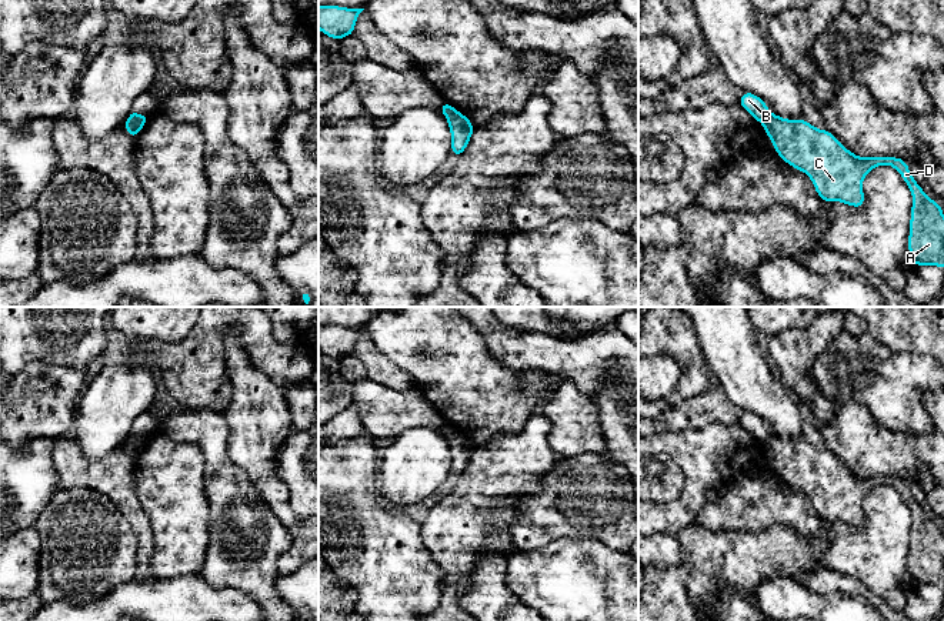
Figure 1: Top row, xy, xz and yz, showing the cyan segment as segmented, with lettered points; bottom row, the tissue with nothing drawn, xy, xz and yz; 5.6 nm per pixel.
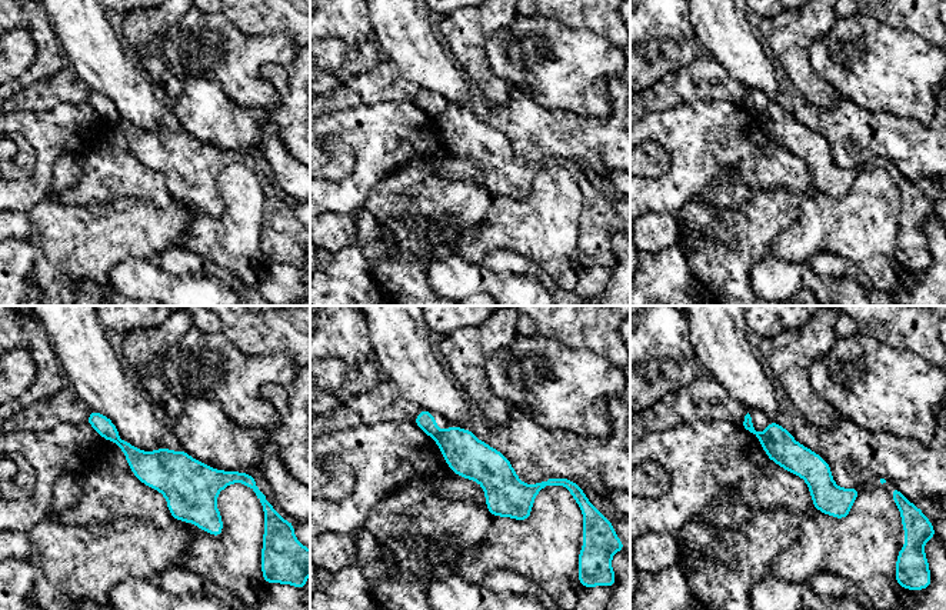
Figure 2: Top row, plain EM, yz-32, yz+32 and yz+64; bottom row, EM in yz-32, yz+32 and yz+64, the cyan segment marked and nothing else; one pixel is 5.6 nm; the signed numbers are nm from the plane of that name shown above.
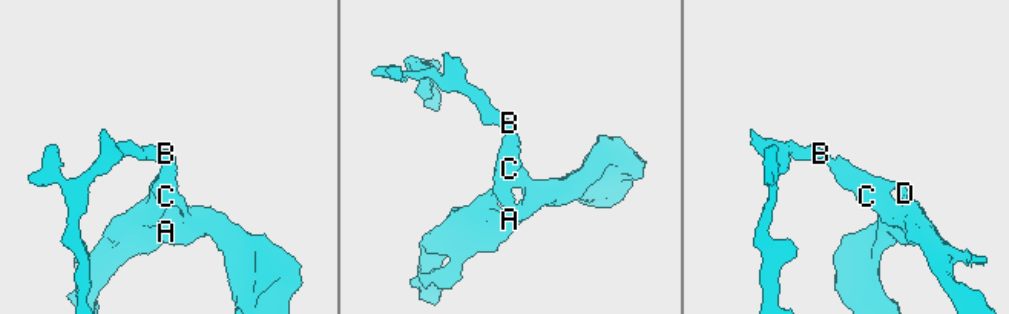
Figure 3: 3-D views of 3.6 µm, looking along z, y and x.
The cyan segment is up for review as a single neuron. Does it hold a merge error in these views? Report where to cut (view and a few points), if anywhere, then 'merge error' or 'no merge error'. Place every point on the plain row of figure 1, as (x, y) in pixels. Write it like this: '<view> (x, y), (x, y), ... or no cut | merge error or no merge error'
xz (459, 433), (447, 437) | merge error

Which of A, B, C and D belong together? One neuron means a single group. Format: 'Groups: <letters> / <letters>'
Groups: A C D / B

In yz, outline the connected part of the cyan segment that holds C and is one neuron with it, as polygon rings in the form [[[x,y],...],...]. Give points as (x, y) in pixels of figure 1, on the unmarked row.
[[[771,434],[764,453],[783,481],[804,491],[818,517],[864,527],[863,500],[875,487],[894,487],[913,515],[908,572],[911,585],[944,588],[944,534],[914,500],[907,481],[900,477],[858,477],[847,470],[828,450],[818,450],[804,438],[787,440]]]

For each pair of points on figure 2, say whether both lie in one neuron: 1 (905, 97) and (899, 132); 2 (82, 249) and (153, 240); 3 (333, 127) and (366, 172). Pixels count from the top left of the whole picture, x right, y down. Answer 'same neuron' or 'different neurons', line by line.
1: different neurons
2: same neuron
3: same neuron

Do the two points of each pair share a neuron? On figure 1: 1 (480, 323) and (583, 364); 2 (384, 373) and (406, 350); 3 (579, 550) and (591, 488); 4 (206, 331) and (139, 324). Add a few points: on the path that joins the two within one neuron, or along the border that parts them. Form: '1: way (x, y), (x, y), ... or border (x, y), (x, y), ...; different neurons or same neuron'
1: way (506, 344), (517, 351), (540, 351), (557, 357); same neuron
2: border (372, 337), (416, 386); different neurons
3: border (549, 541), (556, 538), (597, 538), (613, 550); different neurons
4: border (196, 321), (179, 340), (160, 341), (157, 339); different neurons

